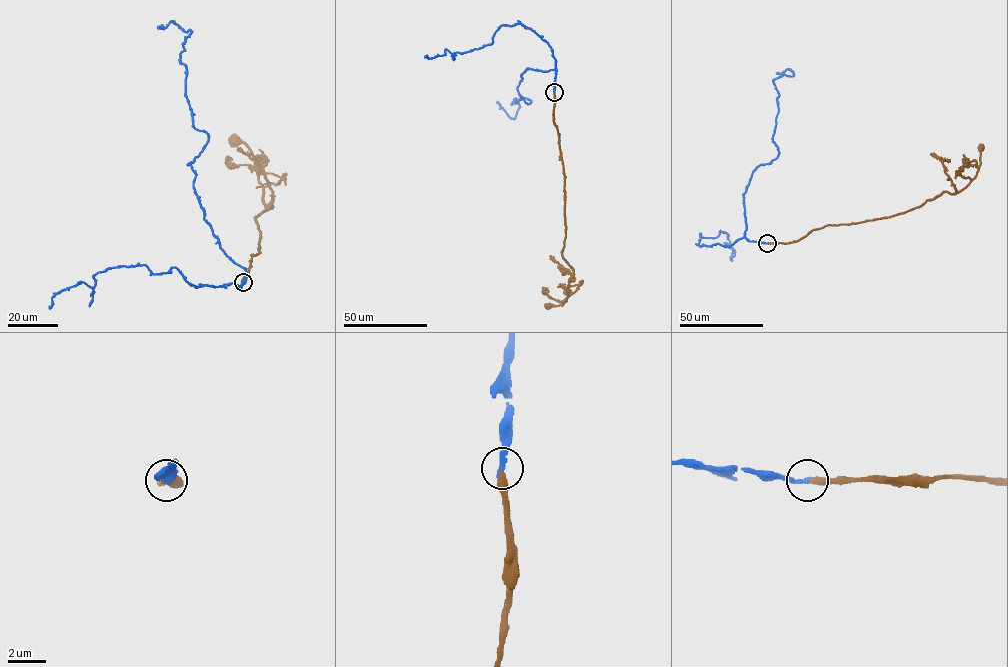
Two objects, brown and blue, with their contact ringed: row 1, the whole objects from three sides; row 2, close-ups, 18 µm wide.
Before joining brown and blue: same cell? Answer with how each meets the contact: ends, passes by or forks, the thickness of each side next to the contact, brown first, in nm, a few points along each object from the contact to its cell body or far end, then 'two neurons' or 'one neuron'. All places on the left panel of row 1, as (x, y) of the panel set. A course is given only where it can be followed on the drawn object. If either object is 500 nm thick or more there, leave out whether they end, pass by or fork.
brown ends | blue ends | 320/260 nm | brown via (243, 282), (259, 253), (255, 217), (272, 206), (264, 202), (251, 150), (235, 141) | blue via (243, 282), (187, 164), (208, 137), (186, 95), (180, 53), (191, 31), (157, 28) | one neuron

